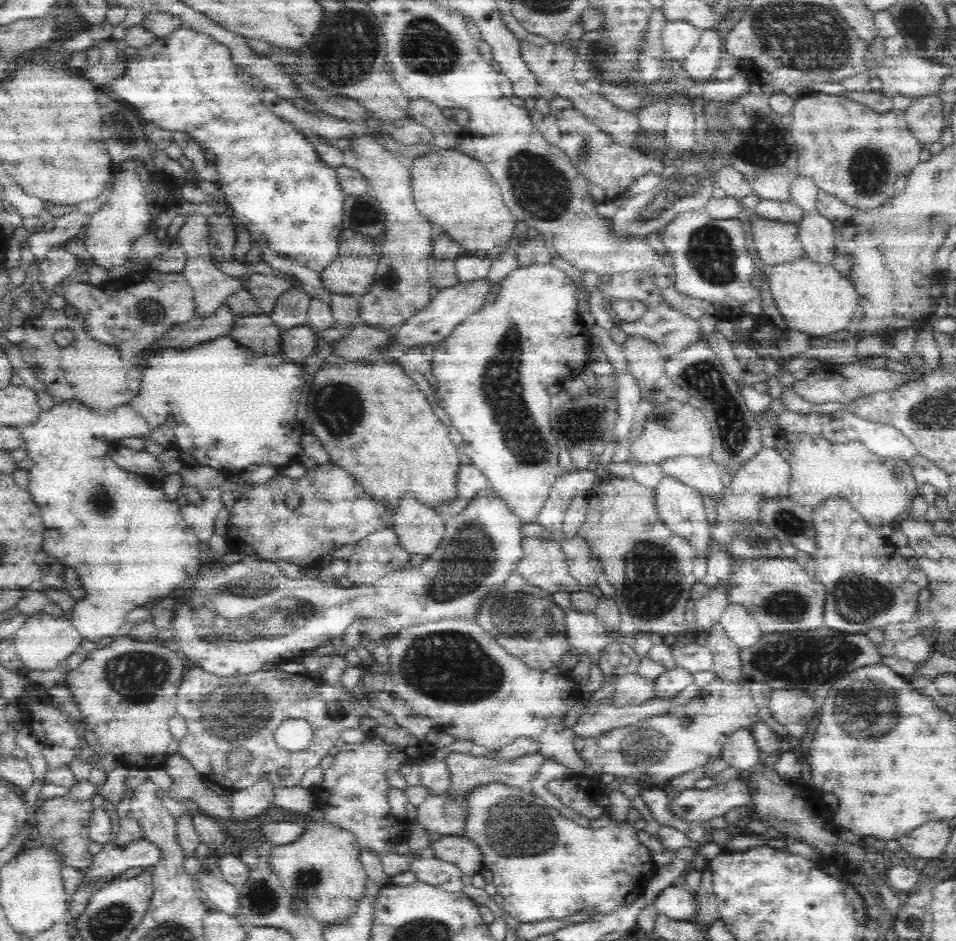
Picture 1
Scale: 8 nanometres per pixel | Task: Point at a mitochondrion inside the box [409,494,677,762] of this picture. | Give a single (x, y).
(470, 559)

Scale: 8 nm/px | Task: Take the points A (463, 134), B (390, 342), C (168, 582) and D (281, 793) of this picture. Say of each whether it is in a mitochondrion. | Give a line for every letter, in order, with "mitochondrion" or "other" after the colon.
A: other
B: other
C: other
D: other

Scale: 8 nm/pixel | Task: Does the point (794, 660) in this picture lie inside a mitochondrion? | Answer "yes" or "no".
yes

